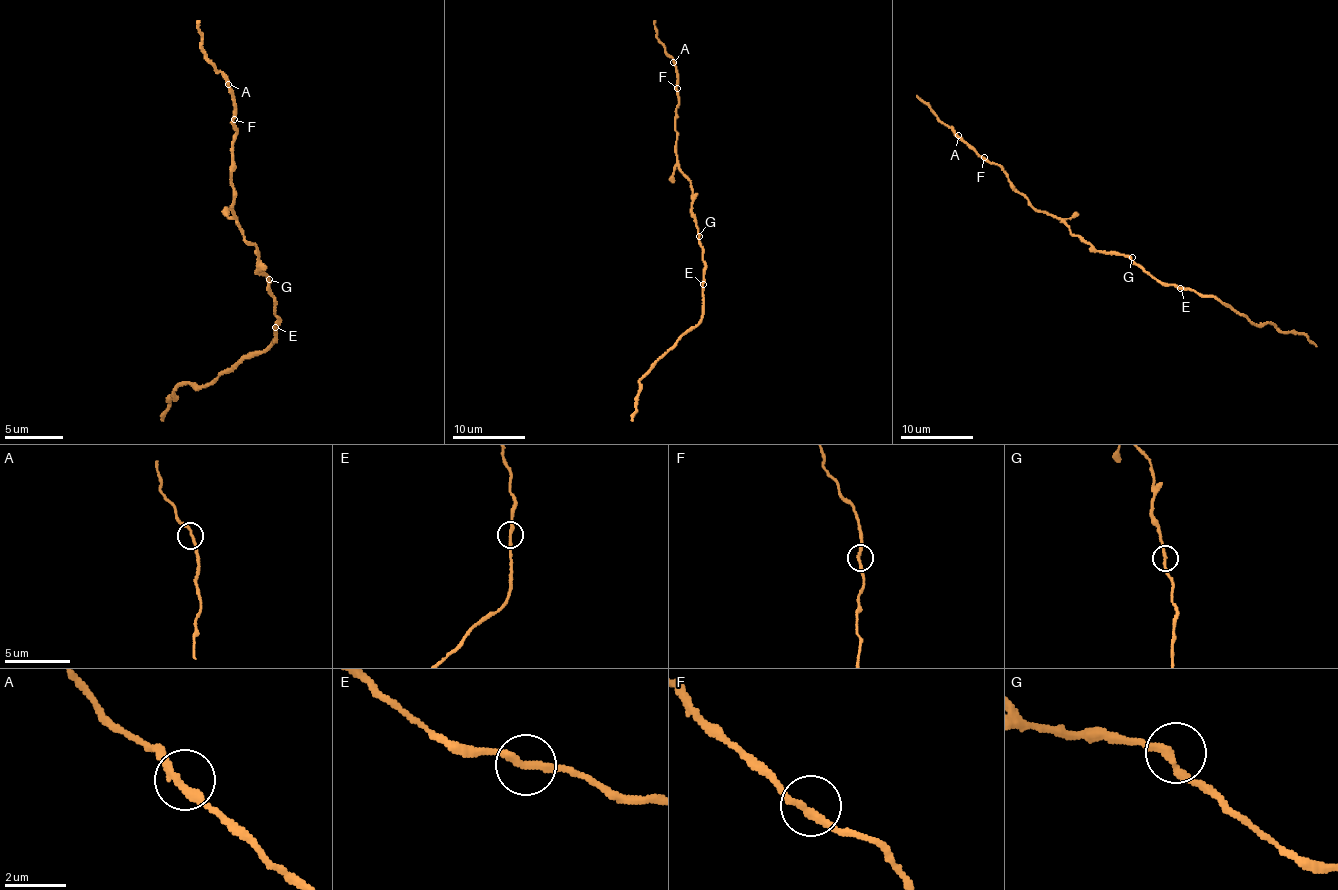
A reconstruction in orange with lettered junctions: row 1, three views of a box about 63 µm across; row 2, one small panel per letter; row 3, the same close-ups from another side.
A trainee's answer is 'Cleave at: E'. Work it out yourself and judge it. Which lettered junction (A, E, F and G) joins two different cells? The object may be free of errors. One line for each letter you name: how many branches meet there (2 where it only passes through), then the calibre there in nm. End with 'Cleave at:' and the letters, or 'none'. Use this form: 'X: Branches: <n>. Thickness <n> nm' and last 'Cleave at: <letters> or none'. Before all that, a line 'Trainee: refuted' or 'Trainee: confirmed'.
Trainee: confirmed
E: Branches: 2. Thickness 240 nm
Cleave at: E

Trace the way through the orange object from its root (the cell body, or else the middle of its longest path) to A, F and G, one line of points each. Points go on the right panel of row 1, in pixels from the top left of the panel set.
A: (1110, 252), (1097, 252), (1059, 219), (1038, 211), (1009, 182), (1007, 175), (996, 164), (984, 160), (958, 135)
F: (1110, 252), (1097, 252), (1059, 219), (1038, 211), (1009, 182), (1000, 168), (984, 157)
G: (1110, 252), (1132, 257)

